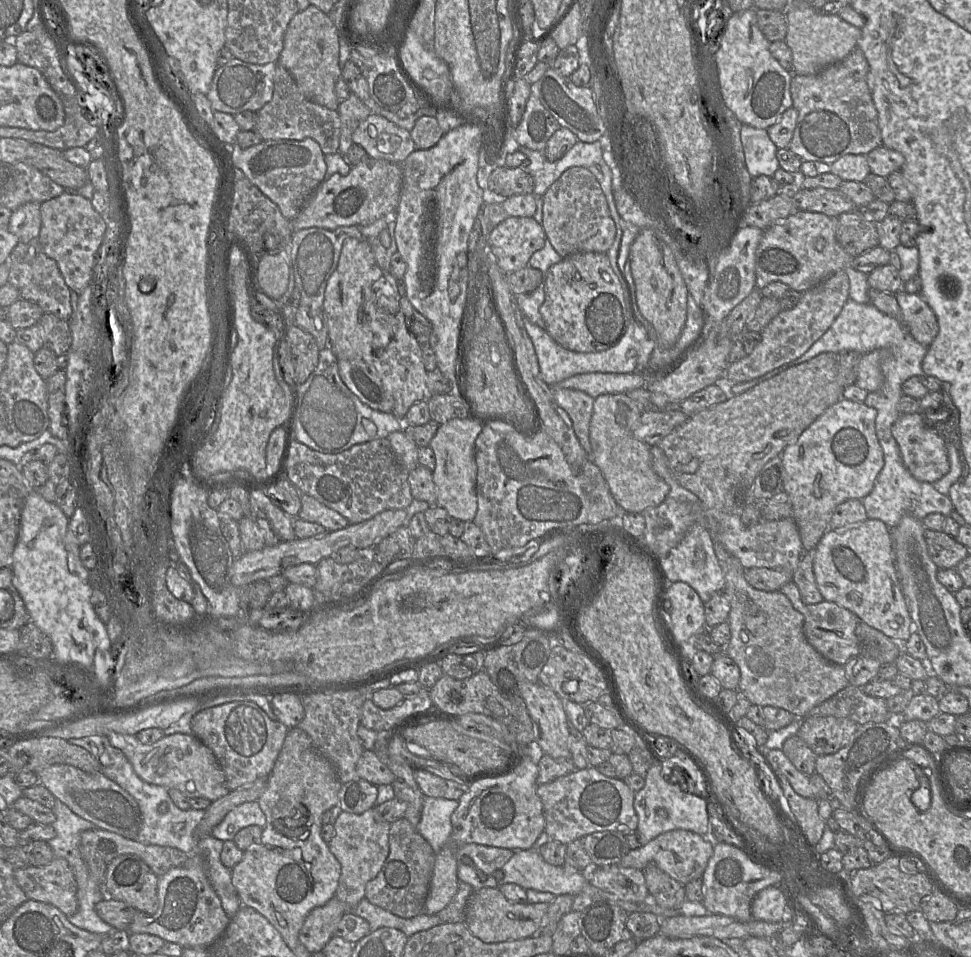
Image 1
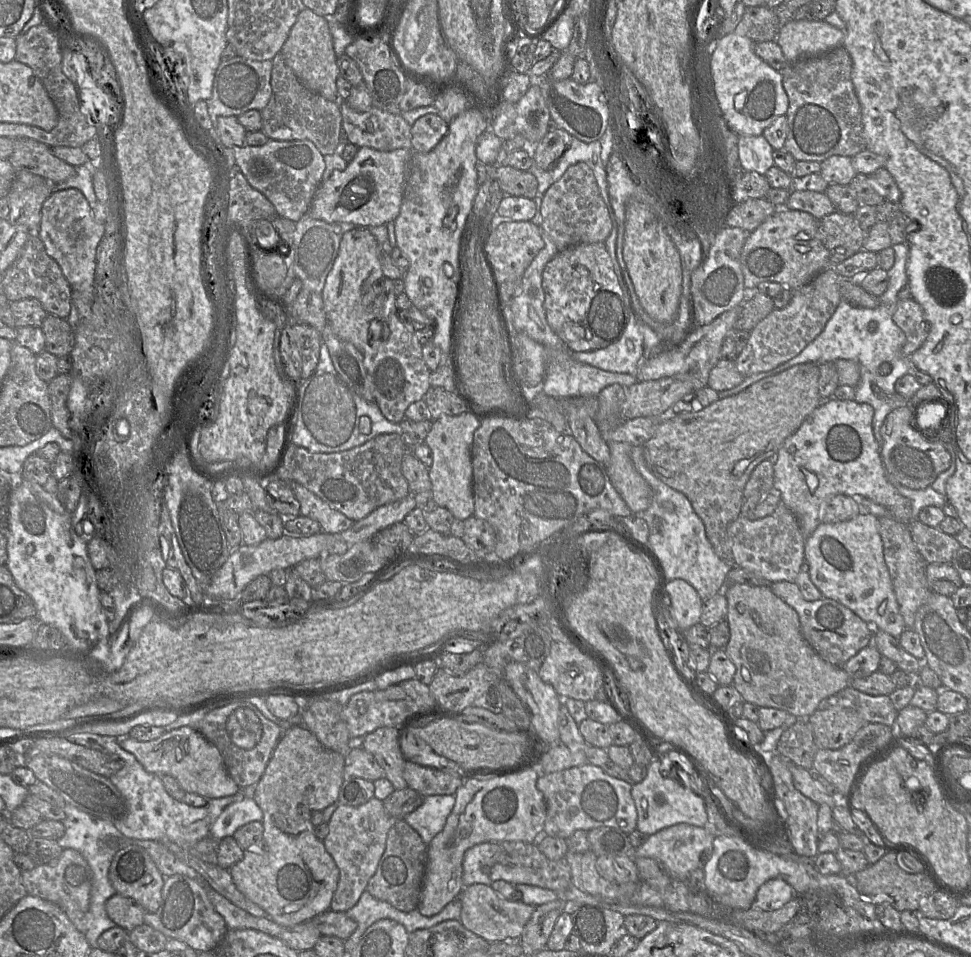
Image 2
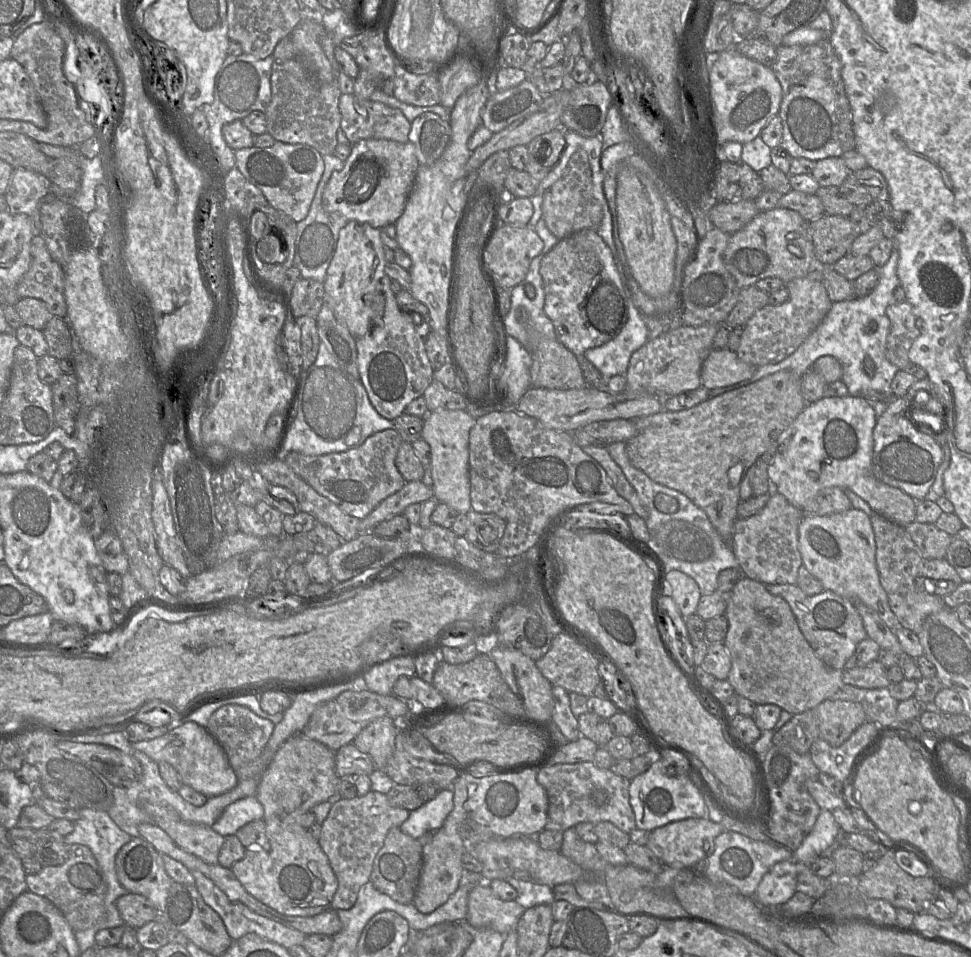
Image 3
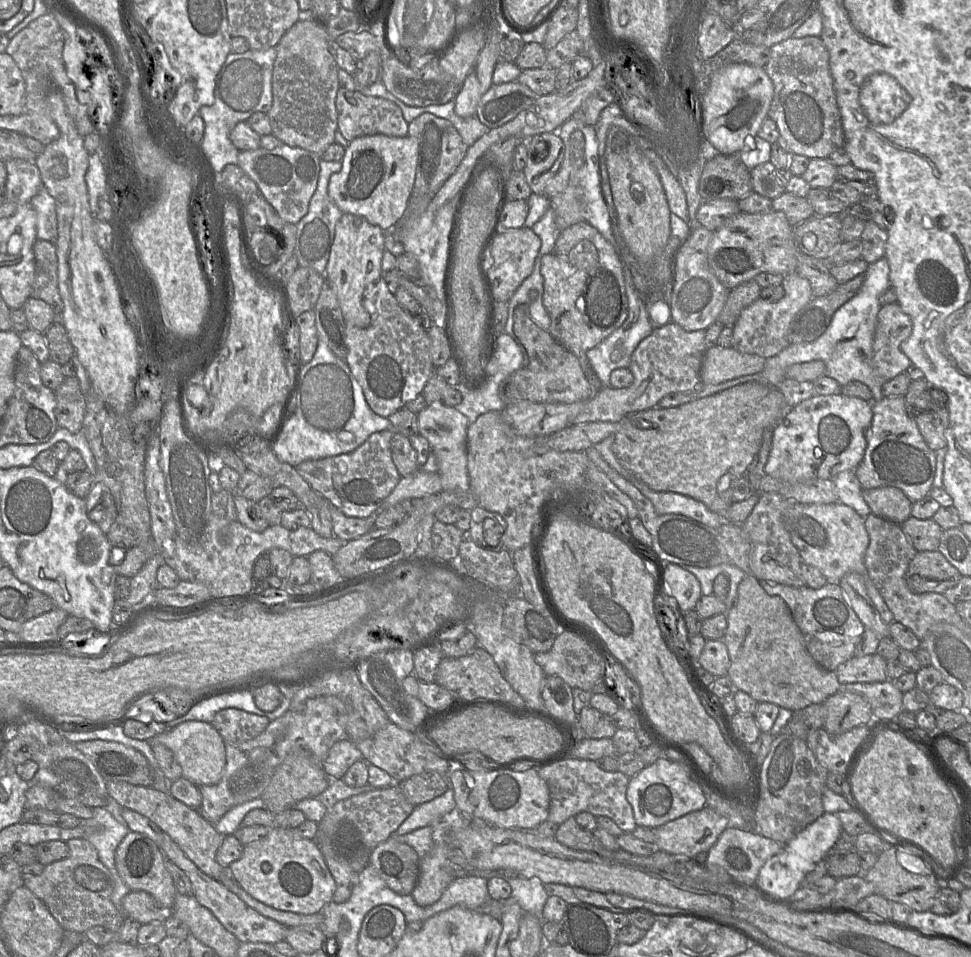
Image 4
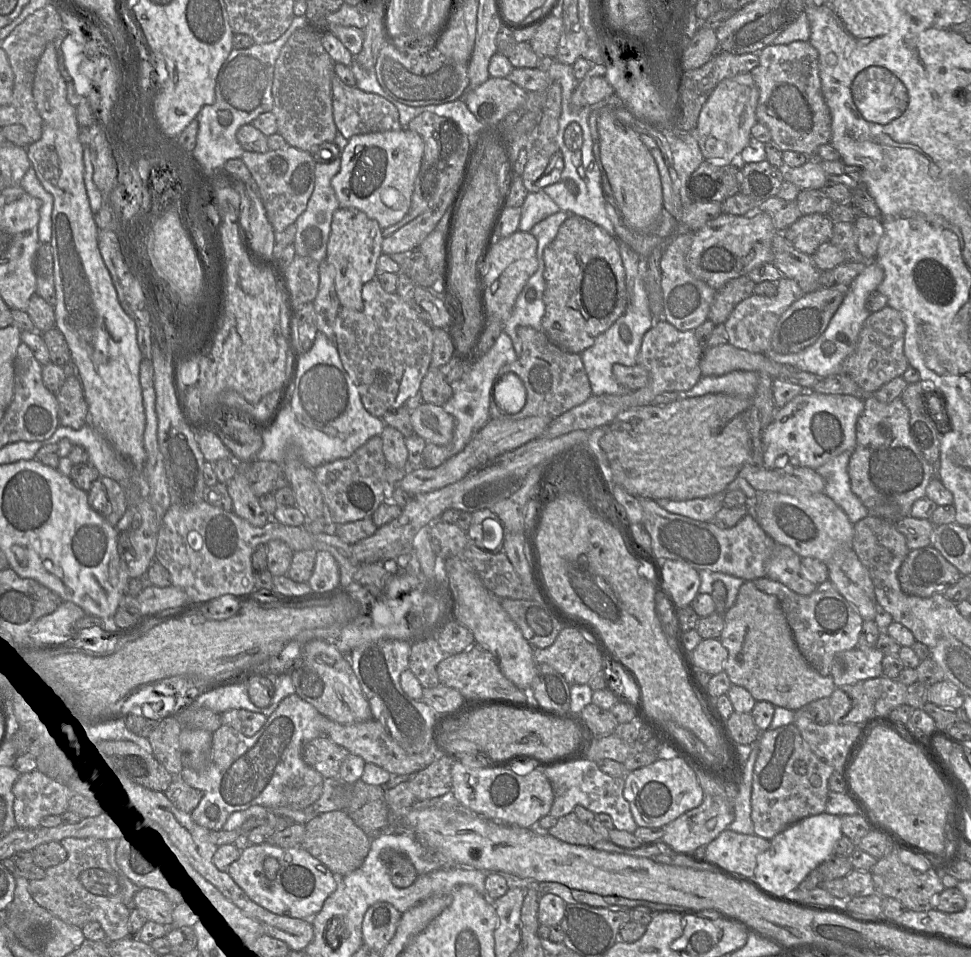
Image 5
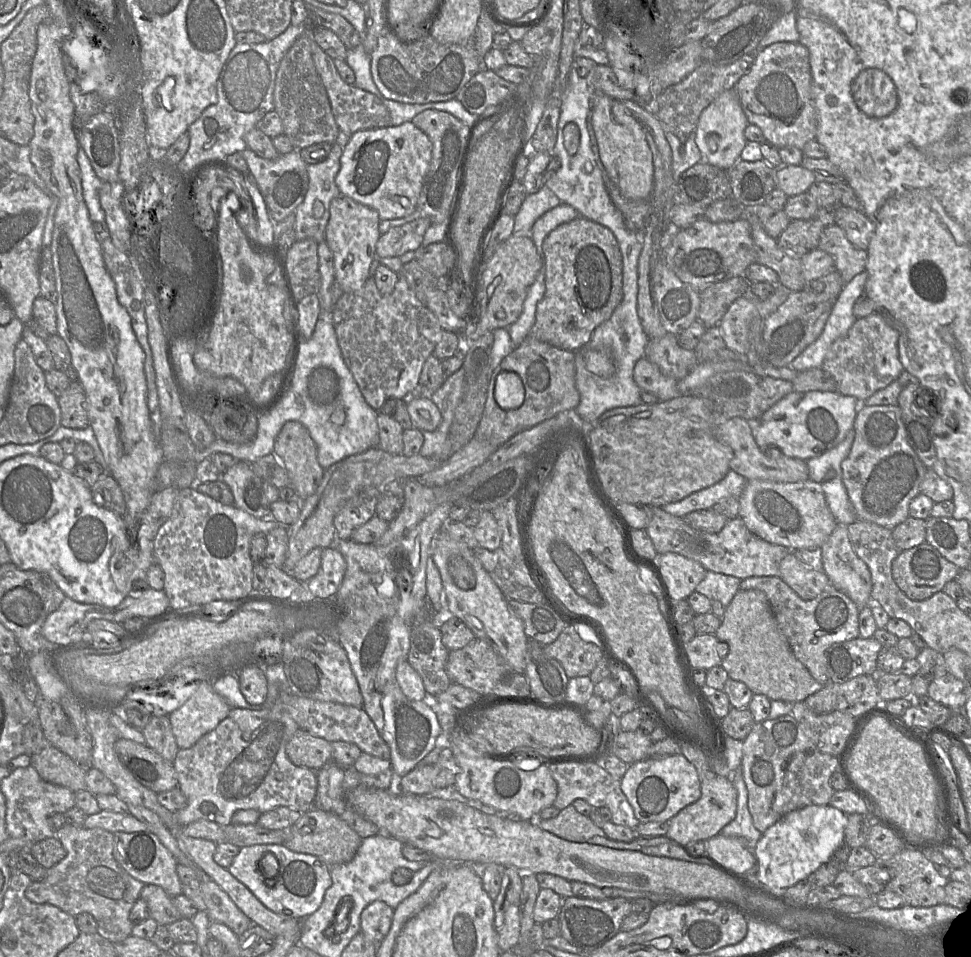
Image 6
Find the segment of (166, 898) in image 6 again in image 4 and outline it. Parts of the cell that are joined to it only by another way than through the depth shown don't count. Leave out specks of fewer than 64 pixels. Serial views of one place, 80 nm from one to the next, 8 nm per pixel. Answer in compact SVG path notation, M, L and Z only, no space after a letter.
M131 890L122 899L125 917L129 917L140 925L151 922L164 922L166 910L161 908L147 892Z

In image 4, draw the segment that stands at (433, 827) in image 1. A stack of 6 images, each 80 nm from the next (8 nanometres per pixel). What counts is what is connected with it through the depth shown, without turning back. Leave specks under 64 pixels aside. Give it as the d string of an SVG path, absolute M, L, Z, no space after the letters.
M449 787L441 796L414 806L410 815L395 831L395 834L404 835L418 828L439 823L445 815L455 808L454 791L452 787Z

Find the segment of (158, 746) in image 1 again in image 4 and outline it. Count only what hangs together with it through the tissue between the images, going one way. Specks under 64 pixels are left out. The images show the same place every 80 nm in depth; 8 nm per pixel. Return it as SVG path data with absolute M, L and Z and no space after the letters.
M186 721L174 728L168 728L148 742L163 744L170 749L182 768L182 776L197 787L215 785L220 781L226 764L225 743L212 724L203 721Z

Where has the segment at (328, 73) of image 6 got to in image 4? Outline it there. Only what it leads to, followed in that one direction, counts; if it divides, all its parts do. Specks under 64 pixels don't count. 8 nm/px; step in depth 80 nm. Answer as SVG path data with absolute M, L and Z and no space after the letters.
M340 87L337 91L335 105L338 115L338 130L348 142L358 137L377 134L393 137L408 135L409 124L403 118L401 109L389 100L365 96L360 91L349 91Z

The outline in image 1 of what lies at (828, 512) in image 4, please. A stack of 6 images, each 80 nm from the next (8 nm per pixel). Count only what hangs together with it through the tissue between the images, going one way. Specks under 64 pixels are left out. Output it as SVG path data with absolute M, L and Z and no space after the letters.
M868 518L854 526L828 530L813 549L813 571L825 600L848 609L901 644L913 633L913 621L894 562L892 531L881 520Z

